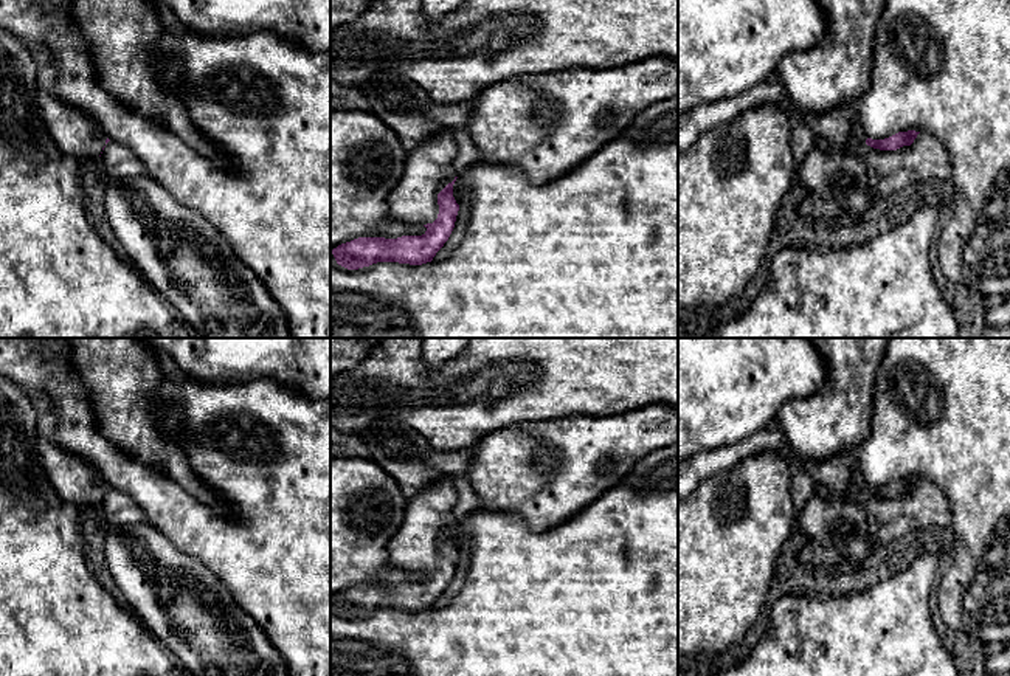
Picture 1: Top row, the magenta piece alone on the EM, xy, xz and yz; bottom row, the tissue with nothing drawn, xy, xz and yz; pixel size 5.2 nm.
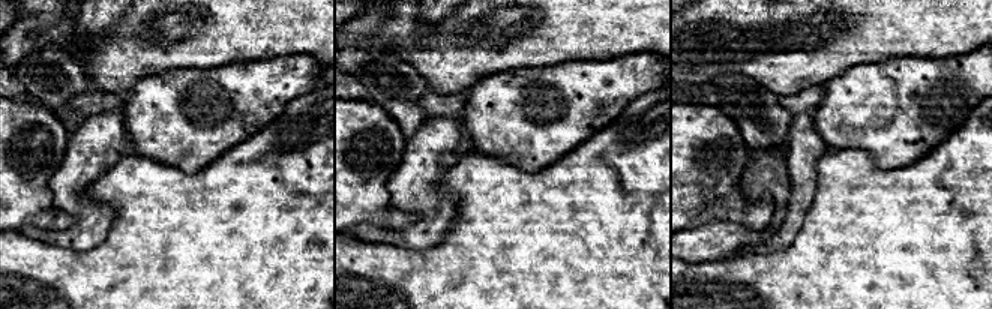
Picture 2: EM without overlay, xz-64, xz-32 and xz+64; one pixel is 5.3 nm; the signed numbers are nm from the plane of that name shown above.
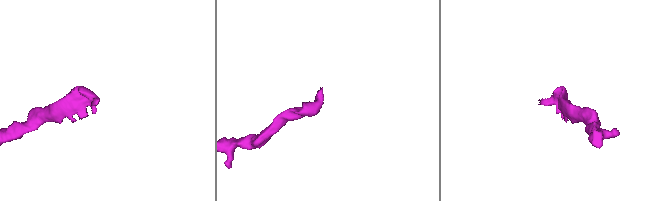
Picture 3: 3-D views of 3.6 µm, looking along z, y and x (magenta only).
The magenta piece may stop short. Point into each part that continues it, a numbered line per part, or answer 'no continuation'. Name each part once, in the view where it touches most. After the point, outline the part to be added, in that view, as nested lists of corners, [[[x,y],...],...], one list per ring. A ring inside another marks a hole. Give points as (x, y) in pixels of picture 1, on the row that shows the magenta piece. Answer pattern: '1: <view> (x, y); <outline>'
1: xz (428, 169); [[[442,129],[408,152],[403,174],[388,197],[396,220],[427,225],[438,219],[438,194],[456,177],[456,153],[453,129]]]

